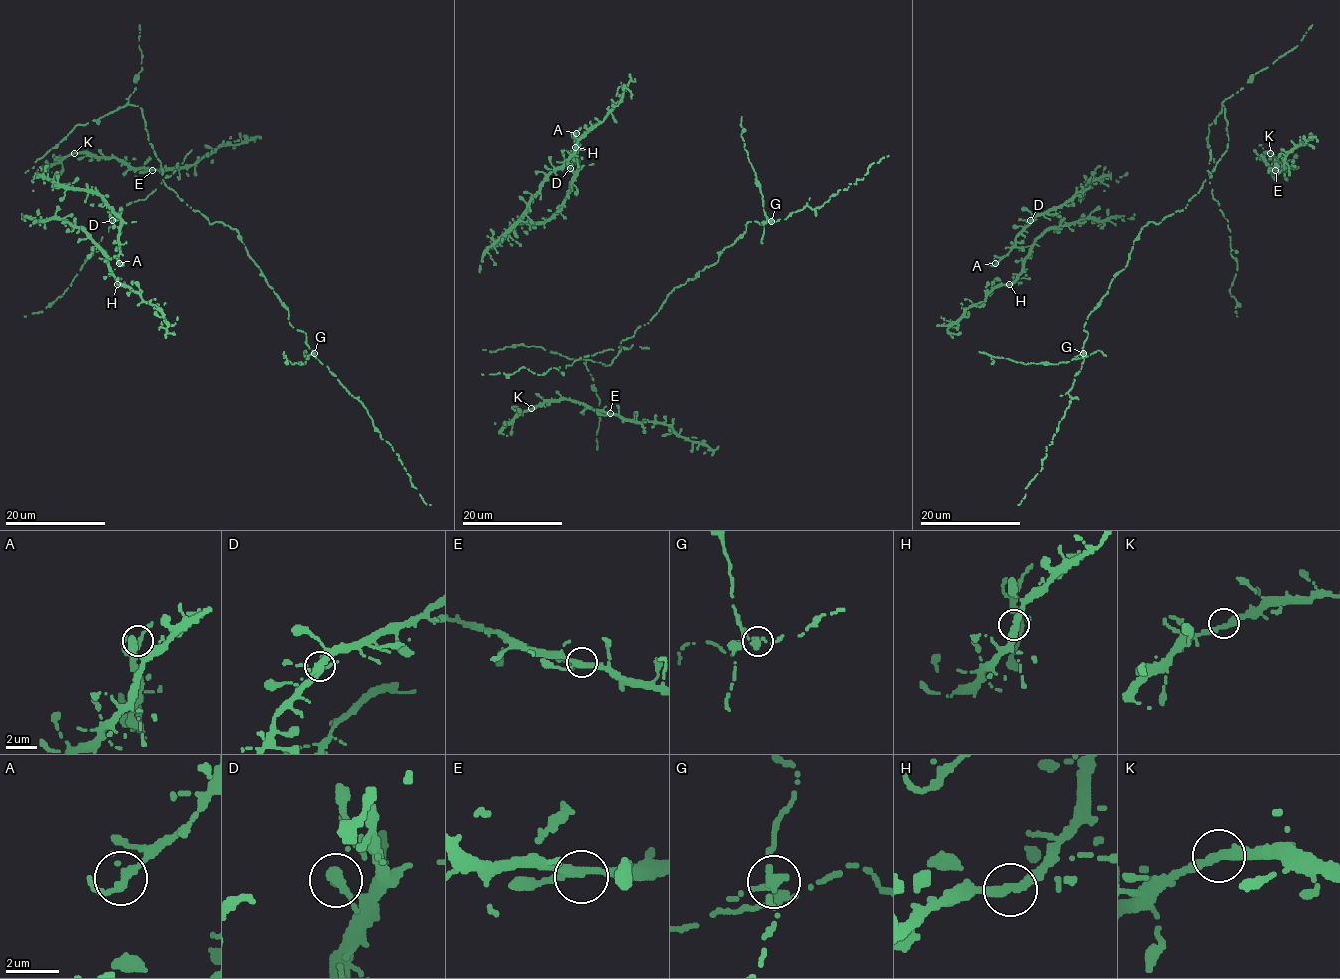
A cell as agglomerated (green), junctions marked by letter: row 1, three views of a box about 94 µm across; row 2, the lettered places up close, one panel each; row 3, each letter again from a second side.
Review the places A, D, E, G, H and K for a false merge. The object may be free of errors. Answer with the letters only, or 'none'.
G

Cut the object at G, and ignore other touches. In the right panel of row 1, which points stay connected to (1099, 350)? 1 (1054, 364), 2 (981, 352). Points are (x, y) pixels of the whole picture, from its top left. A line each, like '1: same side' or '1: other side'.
1: same side
2: same side

